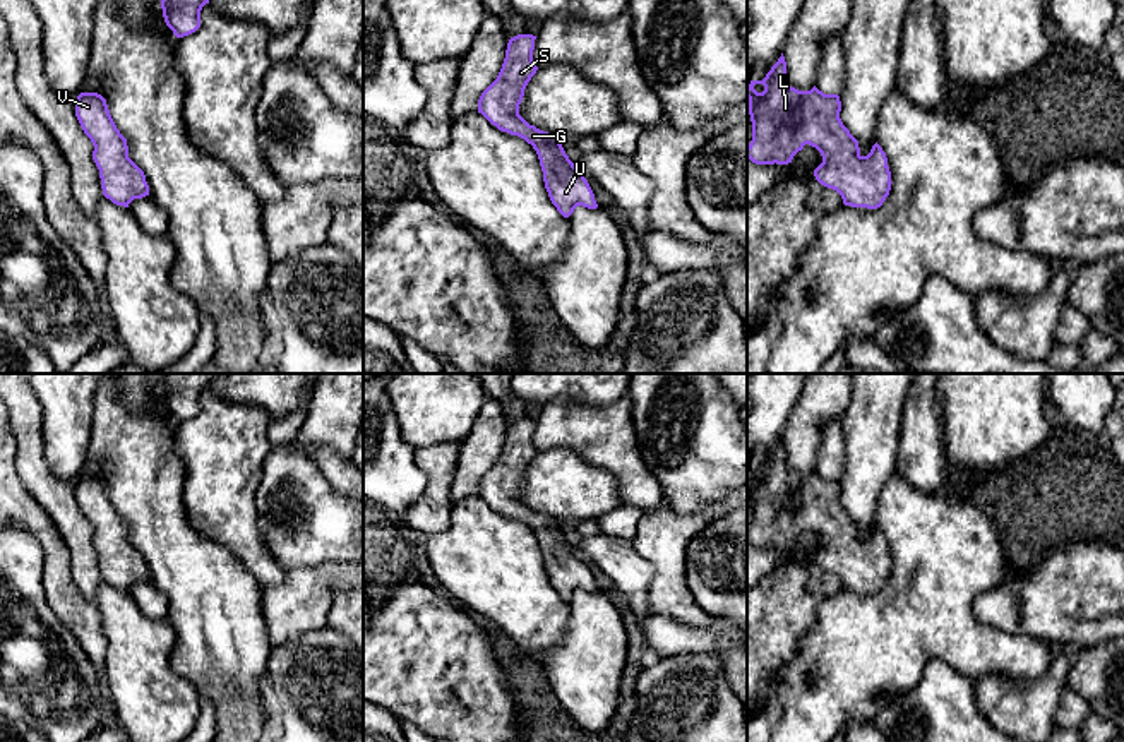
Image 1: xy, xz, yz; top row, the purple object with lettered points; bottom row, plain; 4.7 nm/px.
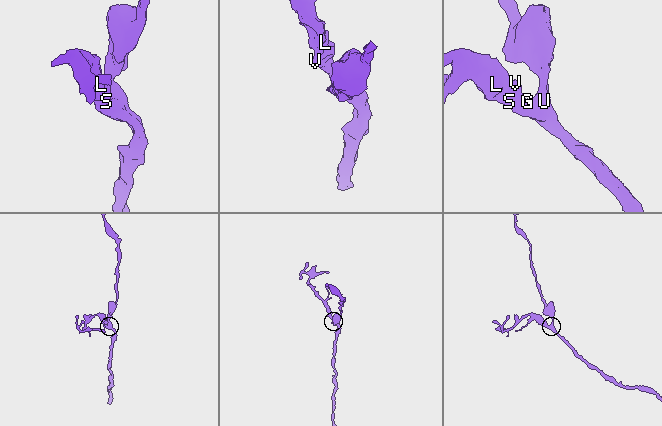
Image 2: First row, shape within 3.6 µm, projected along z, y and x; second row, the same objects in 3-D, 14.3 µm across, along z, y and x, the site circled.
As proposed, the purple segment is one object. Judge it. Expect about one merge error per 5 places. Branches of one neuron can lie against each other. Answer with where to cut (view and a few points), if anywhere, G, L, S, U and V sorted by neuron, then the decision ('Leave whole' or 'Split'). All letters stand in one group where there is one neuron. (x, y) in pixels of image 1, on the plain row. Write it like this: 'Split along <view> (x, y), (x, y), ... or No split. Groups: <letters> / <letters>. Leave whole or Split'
No split. Groups: G L S U V. Leave whole

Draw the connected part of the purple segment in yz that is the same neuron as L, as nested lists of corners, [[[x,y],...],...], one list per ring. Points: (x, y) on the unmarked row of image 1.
[[[781,437],[762,464],[747,470],[752,524],[747,542],[756,548],[788,548],[805,528],[816,531],[822,547],[814,554],[816,564],[836,574],[845,589],[877,593],[891,574],[891,555],[882,531],[876,526],[867,540],[860,538],[858,524],[840,502],[841,485],[838,478],[824,478],[816,470],[798,475],[786,464],[786,446]]]

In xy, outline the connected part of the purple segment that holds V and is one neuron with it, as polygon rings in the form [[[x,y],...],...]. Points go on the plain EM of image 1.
[[[81,476],[75,500],[94,530],[93,543],[99,554],[103,579],[123,591],[149,579],[146,559],[129,542],[127,523],[117,512],[106,483],[98,476]]]

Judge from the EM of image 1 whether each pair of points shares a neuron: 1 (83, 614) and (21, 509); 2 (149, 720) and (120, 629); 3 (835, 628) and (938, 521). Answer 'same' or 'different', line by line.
1: same
2: same
3: same

